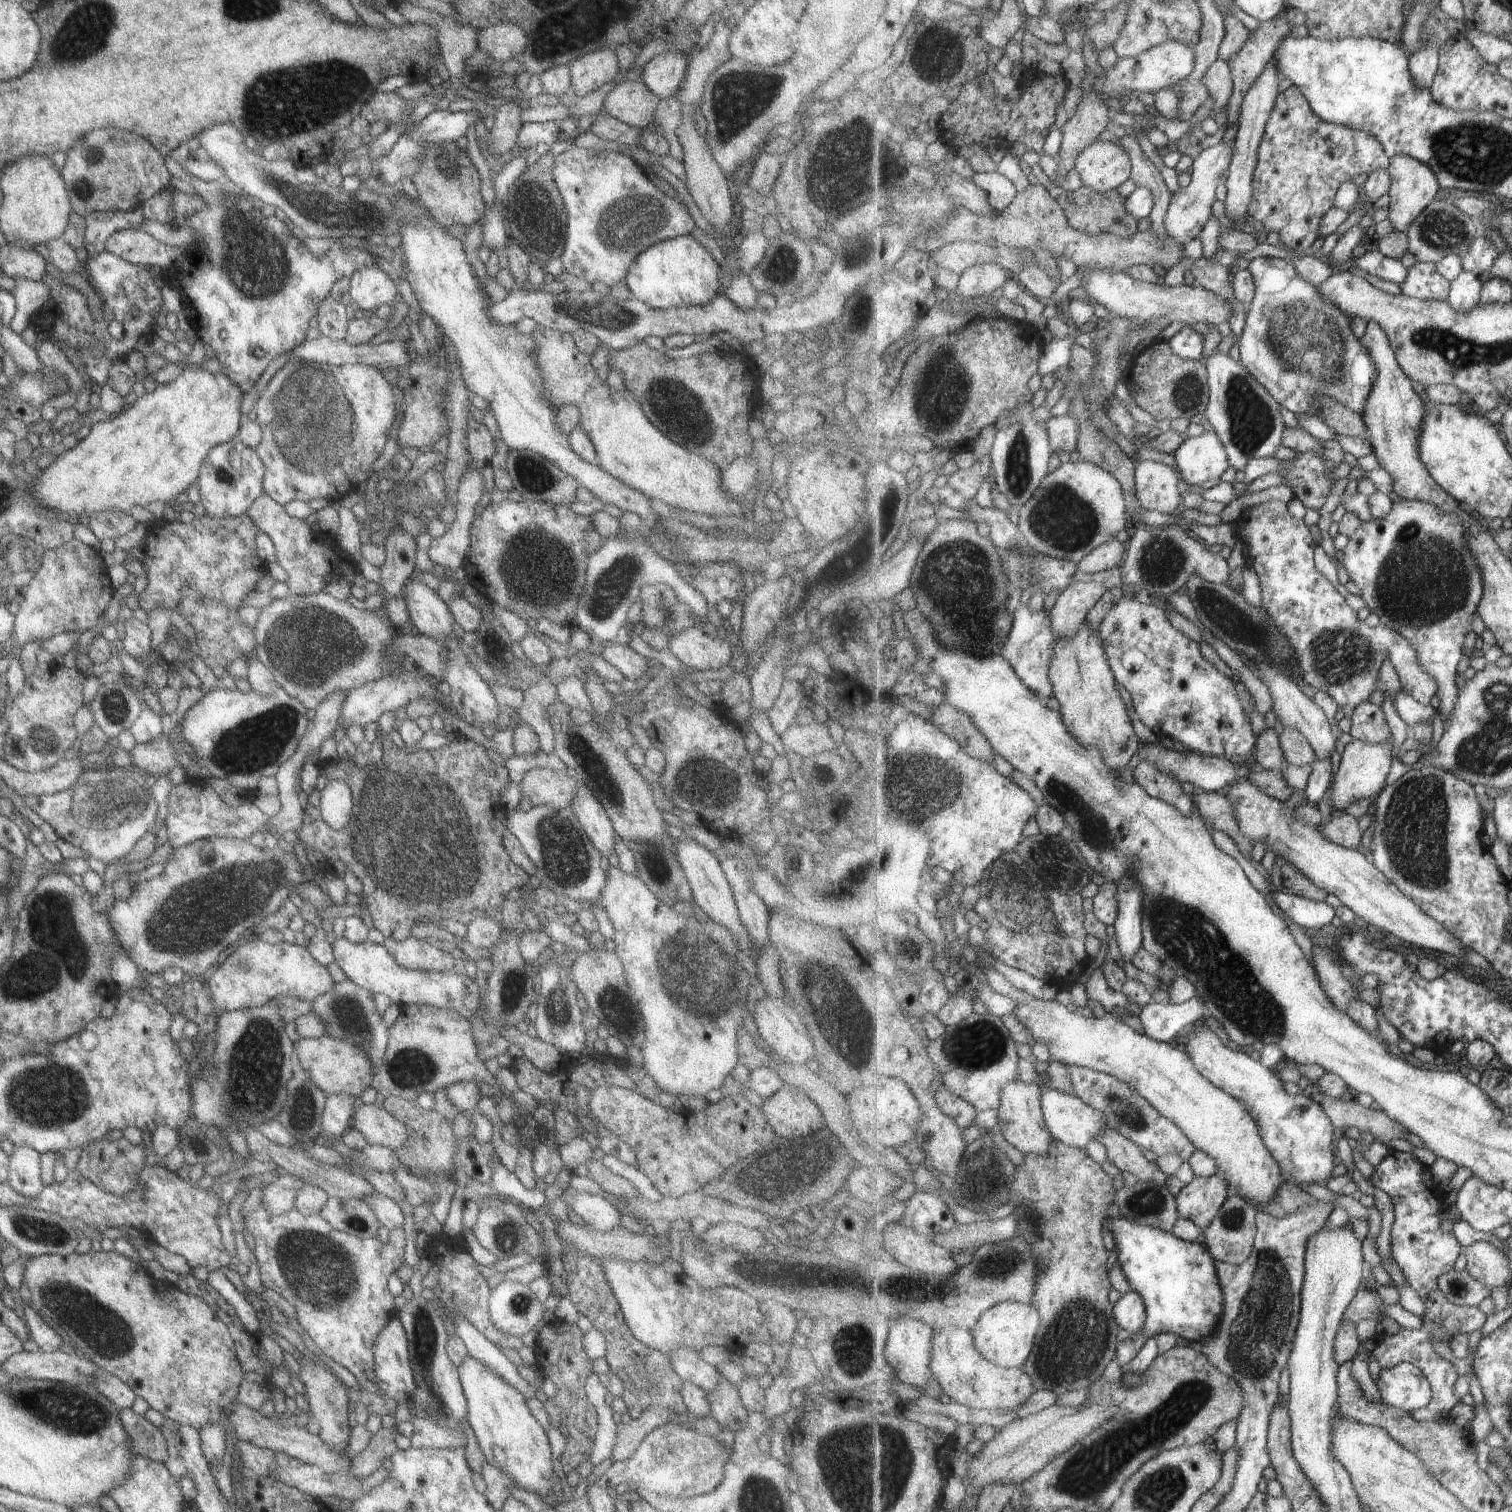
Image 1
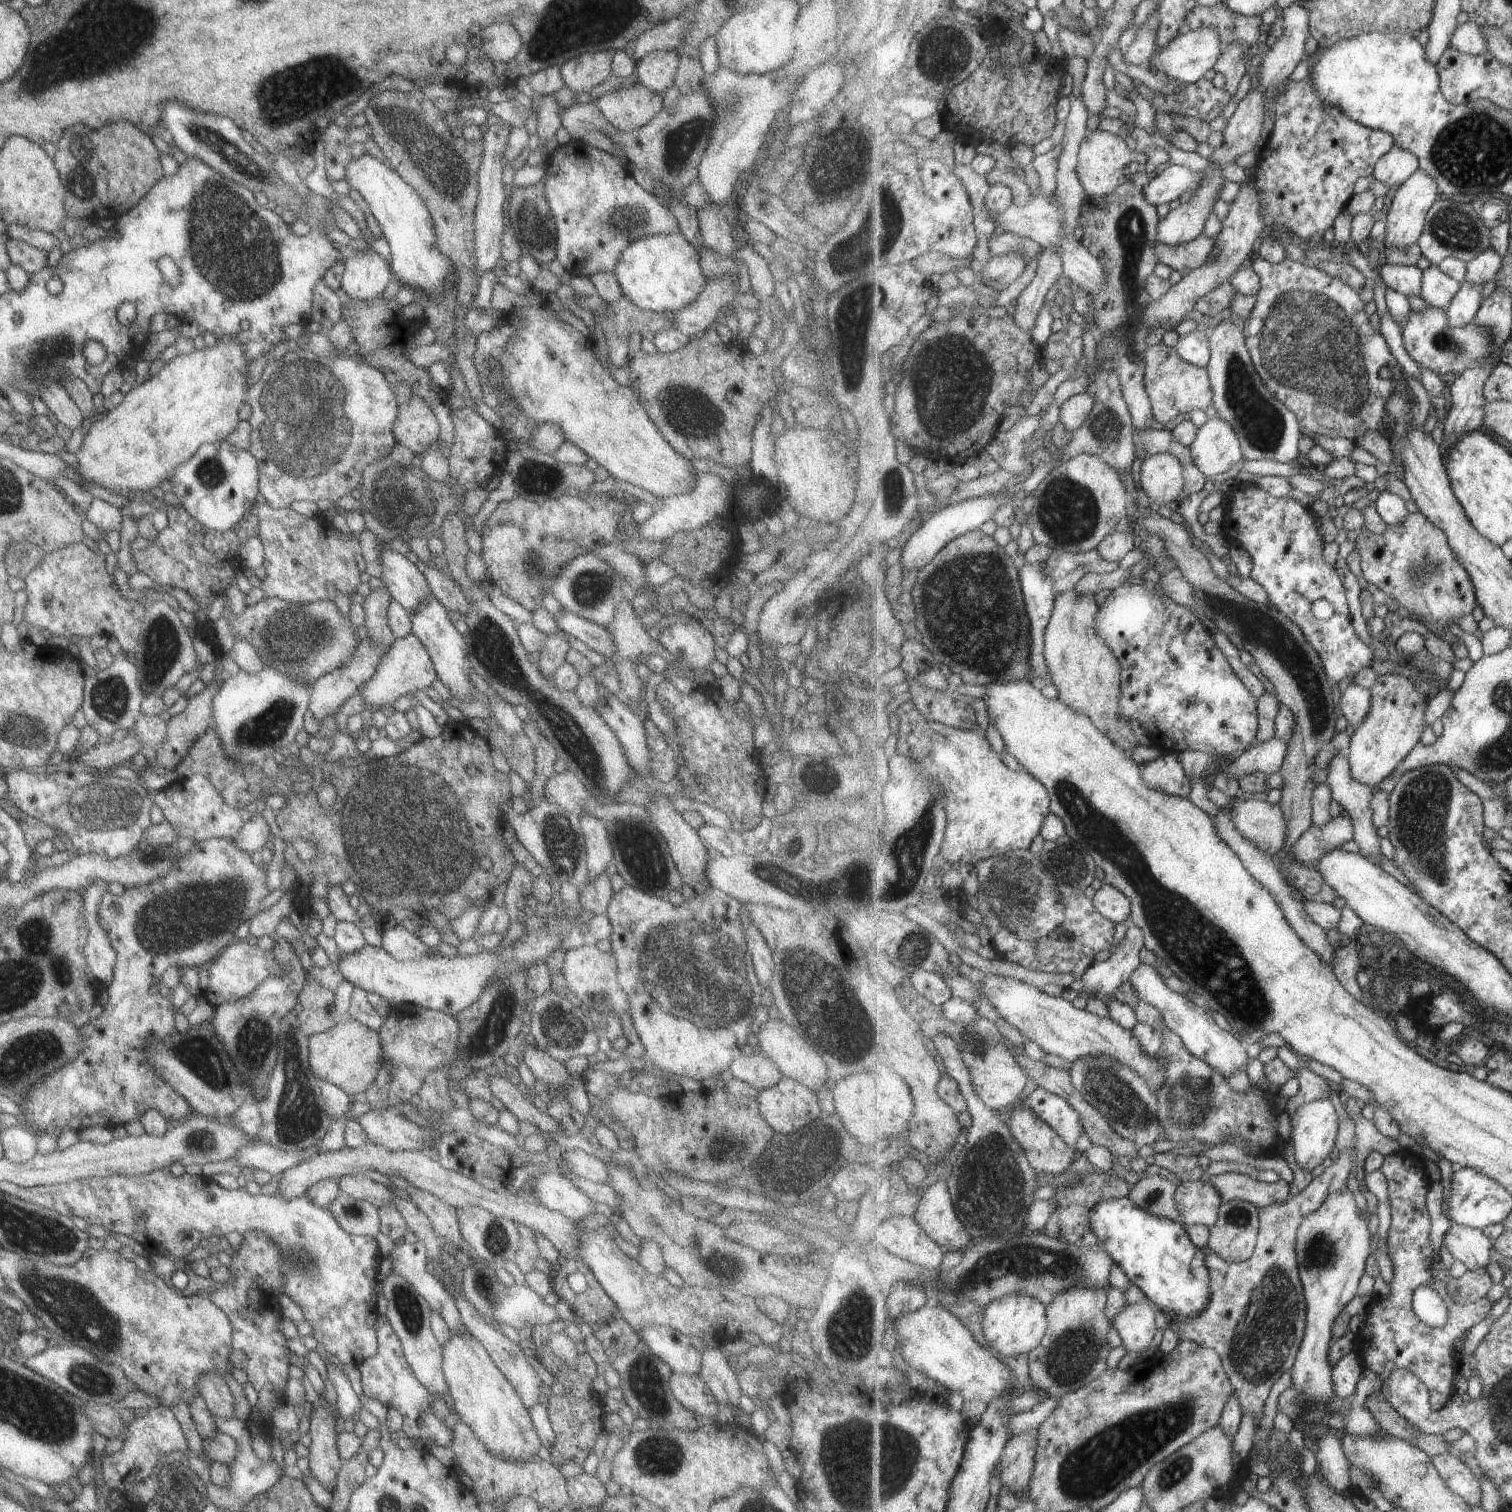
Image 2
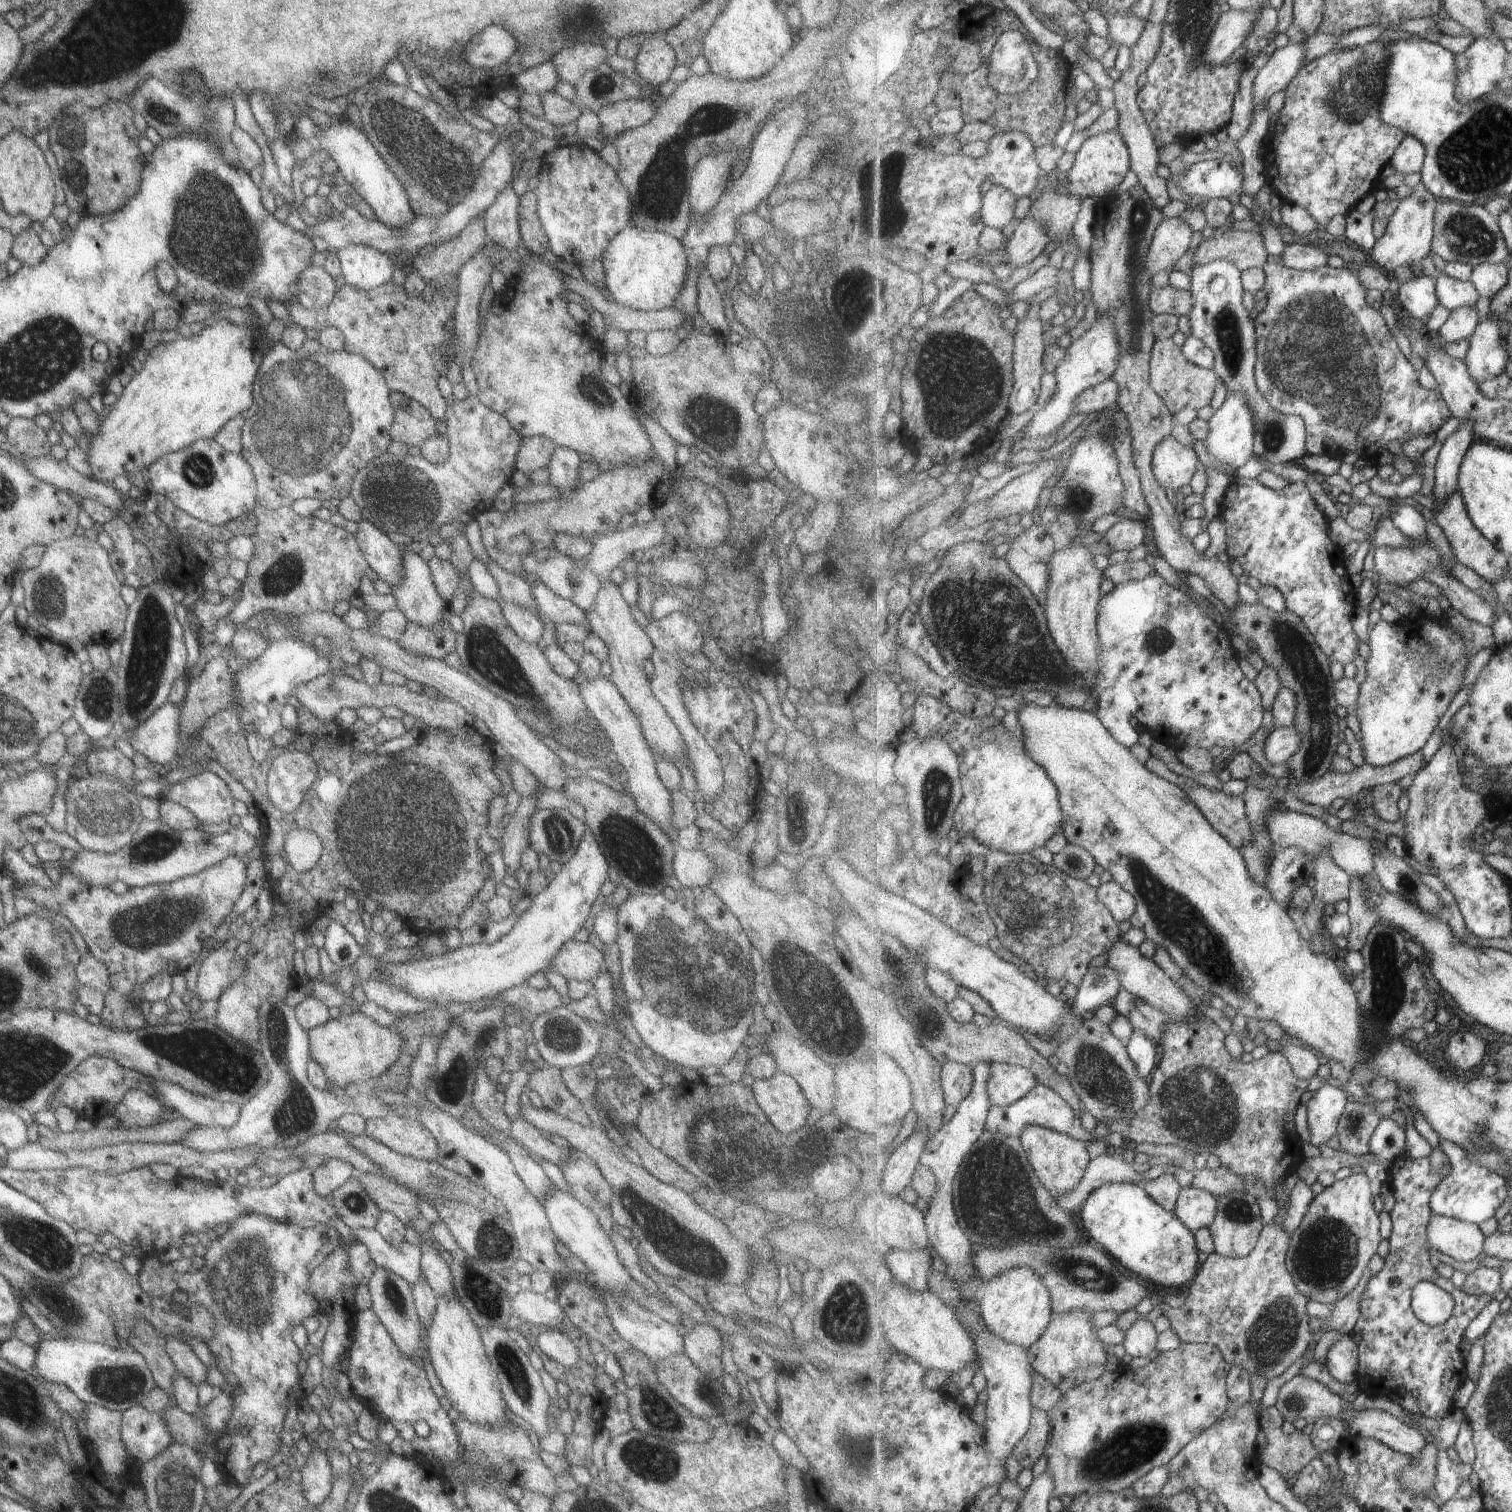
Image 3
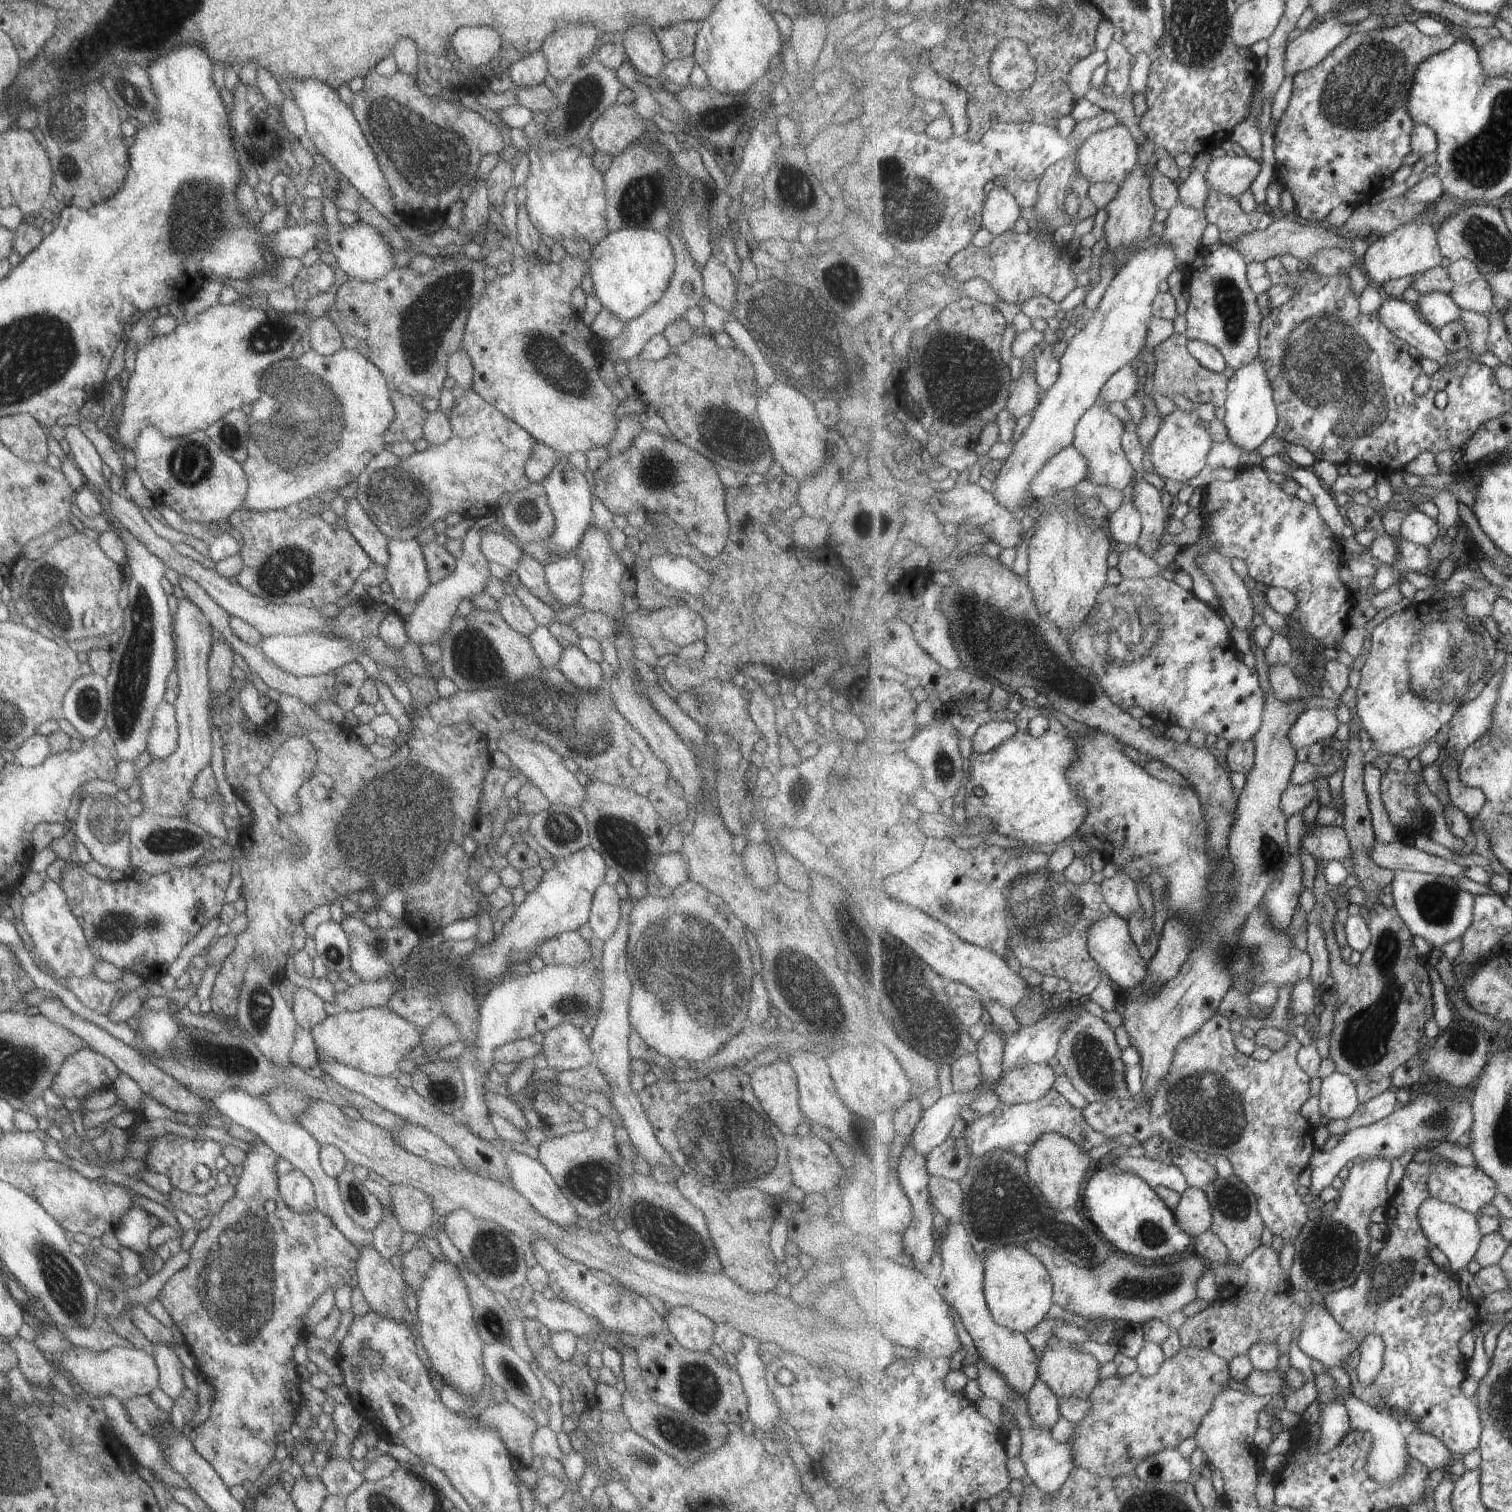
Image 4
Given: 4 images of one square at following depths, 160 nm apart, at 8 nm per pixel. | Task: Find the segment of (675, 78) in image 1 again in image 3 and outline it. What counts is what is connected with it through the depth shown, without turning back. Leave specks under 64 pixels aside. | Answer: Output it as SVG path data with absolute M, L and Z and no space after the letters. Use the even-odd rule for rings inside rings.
M647 35L641 42L638 54L632 59L635 73L645 83L658 88L663 82L670 79L671 70L676 66L675 54L660 35Z

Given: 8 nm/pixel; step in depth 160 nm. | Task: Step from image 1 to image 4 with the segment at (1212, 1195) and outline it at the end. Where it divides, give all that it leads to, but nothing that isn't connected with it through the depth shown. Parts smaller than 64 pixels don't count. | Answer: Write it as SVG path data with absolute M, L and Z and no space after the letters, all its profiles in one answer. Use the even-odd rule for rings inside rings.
M1189 1187L1174 1210L1182 1229L1193 1238L1207 1232L1214 1223L1212 1206L1204 1189Z

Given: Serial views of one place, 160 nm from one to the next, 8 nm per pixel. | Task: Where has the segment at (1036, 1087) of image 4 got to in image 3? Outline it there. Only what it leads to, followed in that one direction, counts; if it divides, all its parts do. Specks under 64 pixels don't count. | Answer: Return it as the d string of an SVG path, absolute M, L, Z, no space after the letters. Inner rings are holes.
M991 1063L987 1091L992 1106L1007 1107L1030 1094L1039 1085L1036 1075L1027 1067L1008 1063Z

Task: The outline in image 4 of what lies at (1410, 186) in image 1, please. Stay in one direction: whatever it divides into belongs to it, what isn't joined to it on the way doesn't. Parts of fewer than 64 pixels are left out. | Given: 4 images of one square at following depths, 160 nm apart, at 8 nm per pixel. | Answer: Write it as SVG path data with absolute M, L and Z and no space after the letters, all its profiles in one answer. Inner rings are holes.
M1431 203L1416 219L1392 233L1379 236L1367 248L1361 264L1363 273L1369 282L1380 288L1387 281L1419 275L1441 264L1443 253L1438 241L1438 232L1434 225L1436 203Z

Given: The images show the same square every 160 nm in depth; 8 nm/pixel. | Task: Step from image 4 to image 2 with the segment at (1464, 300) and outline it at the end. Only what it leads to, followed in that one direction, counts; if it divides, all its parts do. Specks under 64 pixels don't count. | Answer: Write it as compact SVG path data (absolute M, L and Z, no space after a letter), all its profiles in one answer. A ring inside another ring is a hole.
M1432 265L1424 270L1423 277L1421 297L1425 298L1431 307L1446 310L1459 294L1461 282L1441 271L1439 265Z

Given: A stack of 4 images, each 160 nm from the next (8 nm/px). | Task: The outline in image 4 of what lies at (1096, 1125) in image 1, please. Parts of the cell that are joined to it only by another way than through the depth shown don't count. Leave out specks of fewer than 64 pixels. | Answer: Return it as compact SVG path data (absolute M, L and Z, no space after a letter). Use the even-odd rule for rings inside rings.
M1054 1088L1050 1090L1049 1094L1041 1097L1039 1100L1031 1101L1030 1103L1017 1103L1014 1105L1008 1105L1005 1103L999 1103L998 1107L987 1116L979 1117L974 1122L971 1122L965 1128L966 1141L969 1143L969 1146L972 1148L974 1155L972 1156L972 1161L977 1157L983 1158L986 1152L989 1152L991 1149L995 1150L996 1148L1005 1149L1008 1151L1016 1152L1022 1157L1031 1150L1031 1145L1035 1144L1035 1141L1045 1133L1059 1133L1063 1136L1071 1138L1073 1142L1076 1142L1083 1150L1089 1152L1093 1150L1095 1146L1103 1146L1109 1142L1109 1137L1102 1132L1097 1132L1085 1118L1082 1110L1075 1108L1068 1100L1063 1096L1058 1090Z

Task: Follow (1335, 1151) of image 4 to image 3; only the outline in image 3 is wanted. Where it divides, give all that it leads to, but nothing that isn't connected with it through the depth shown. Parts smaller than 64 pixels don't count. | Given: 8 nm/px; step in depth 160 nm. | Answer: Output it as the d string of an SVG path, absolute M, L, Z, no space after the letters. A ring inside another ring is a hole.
M1384 1118L1369 1140L1369 1152L1381 1160L1397 1160L1407 1156L1405 1151L1405 1128L1393 1118Z

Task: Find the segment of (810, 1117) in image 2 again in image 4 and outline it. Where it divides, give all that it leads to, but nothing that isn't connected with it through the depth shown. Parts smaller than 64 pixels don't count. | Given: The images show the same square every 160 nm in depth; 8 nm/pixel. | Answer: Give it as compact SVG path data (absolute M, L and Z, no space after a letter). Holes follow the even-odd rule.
M777 1058L768 1065L755 1066L753 1072L748 1076L748 1081L755 1098L770 1121L787 1137L795 1134L795 1126L803 1120L803 1116L798 1107L795 1073L791 1070L789 1063Z

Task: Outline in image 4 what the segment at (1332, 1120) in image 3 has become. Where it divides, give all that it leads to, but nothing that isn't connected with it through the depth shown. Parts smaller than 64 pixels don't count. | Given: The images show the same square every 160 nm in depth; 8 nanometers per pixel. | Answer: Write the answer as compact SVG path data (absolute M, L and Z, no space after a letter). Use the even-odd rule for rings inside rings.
M1335 1071L1321 1080L1319 1093L1320 1114L1330 1120L1347 1120L1360 1105L1356 1082L1349 1075Z

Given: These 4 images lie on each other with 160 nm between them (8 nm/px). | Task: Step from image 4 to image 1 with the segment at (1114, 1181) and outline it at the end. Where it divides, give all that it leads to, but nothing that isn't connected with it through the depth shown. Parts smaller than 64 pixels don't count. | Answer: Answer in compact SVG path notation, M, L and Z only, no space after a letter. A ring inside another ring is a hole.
M1122 1215L1108 1218L1105 1224L1119 1249L1120 1269L1130 1283L1130 1289L1135 1290L1143 1298L1147 1310L1145 1330L1141 1330L1141 1334L1132 1334L1129 1340L1121 1342L1117 1348L1116 1359L1121 1368L1127 1366L1139 1354L1139 1350L1145 1346L1146 1340L1151 1336L1155 1338L1157 1335L1172 1333L1188 1344L1204 1342L1205 1338L1213 1336L1213 1332L1217 1330L1217 1324L1221 1321L1221 1314L1225 1311L1225 1294L1221 1290L1216 1261L1209 1254L1208 1248L1203 1243L1188 1242L1179 1238L1172 1231L1133 1222L1131 1218L1125 1218Z

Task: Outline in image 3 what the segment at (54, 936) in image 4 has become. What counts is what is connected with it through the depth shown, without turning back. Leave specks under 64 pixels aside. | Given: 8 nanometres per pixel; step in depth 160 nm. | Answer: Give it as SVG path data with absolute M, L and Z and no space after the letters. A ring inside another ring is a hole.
M5 846L3 850L3 862L15 882L31 882L43 889L52 886L51 881L40 867L33 867L27 864L21 857L19 850Z

